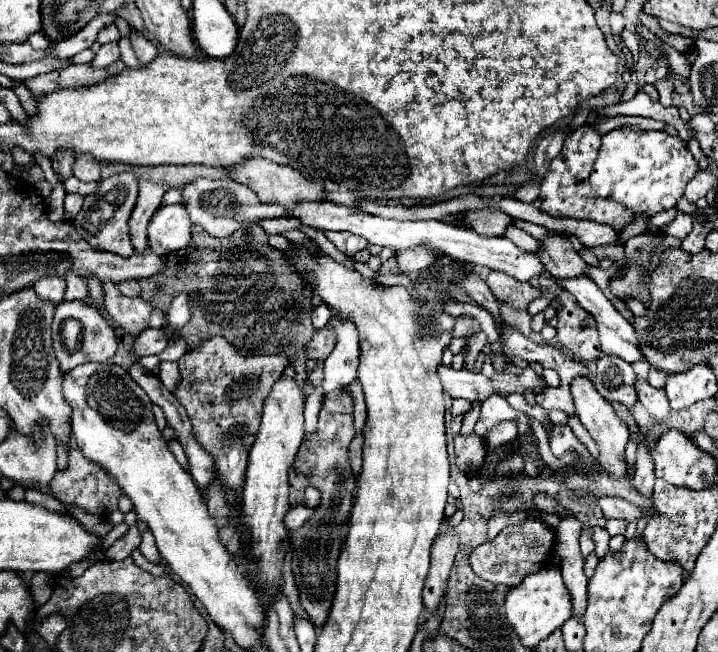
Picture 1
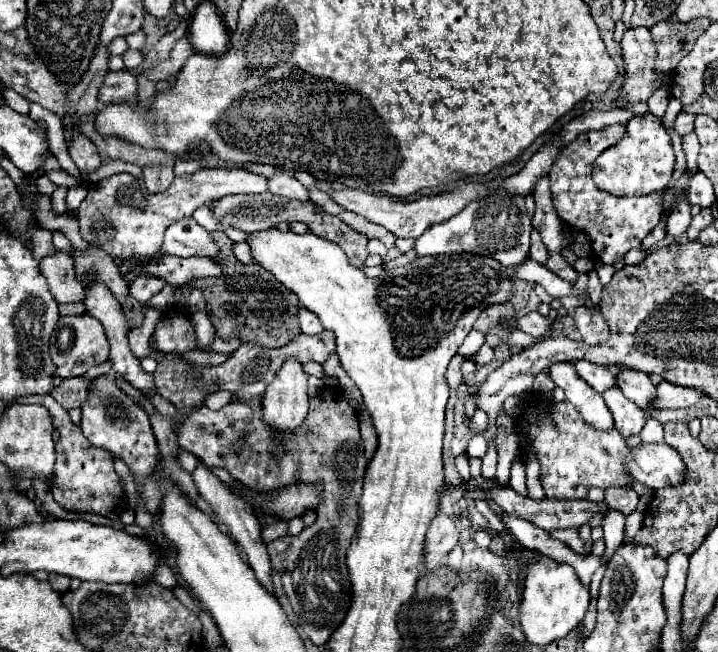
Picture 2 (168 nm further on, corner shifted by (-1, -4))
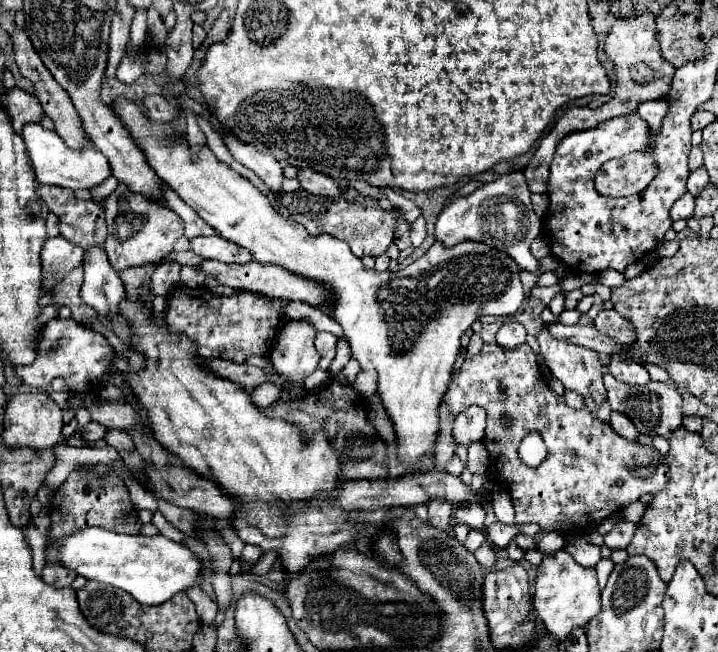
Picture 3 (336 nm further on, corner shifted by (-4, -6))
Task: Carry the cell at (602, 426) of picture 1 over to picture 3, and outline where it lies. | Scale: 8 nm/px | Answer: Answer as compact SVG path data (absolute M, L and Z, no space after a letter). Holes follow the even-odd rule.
M543 326L541 332L537 334L537 340L541 344L541 356L545 358L547 368L555 378L559 378L565 386L565 390L575 390L585 398L585 406L603 422L607 422L611 408L607 406L607 394L603 386L603 374L607 372L605 364L601 362L599 352L587 350L585 346L575 346L571 342L563 342L561 338L551 338L549 330Z

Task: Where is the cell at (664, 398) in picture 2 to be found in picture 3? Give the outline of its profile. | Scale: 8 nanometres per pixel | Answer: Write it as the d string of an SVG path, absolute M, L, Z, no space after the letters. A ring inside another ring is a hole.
M611 374L603 376L607 388L607 402L611 410L617 410L631 418L635 428L647 436L671 438L671 434L683 424L683 398L671 382L647 382L643 386L627 386L625 382L615 380Z

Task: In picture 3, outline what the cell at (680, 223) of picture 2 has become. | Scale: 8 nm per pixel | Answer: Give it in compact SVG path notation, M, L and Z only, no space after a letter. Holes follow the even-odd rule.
M683 194L681 198L677 198L671 206L671 218L673 220L687 220L689 216L693 216L693 206L695 206L695 198L691 198L691 194Z

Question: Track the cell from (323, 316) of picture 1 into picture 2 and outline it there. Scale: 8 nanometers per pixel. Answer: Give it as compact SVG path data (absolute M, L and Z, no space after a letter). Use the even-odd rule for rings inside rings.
M300 308L298 318L300 318L300 328L304 334L320 334L322 332L320 320L316 320L316 316L312 316L312 312L308 312L306 308Z

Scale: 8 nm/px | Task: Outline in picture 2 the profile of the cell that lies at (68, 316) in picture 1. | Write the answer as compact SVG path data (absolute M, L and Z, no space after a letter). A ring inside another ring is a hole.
M88 314L62 316L58 320L58 326L52 332L52 340L50 340L50 352L52 352L52 360L56 364L56 376L62 376L62 378L78 376L78 364L98 366L98 364L106 362L108 350L110 350L110 344L108 344L102 324L94 316L88 316Z

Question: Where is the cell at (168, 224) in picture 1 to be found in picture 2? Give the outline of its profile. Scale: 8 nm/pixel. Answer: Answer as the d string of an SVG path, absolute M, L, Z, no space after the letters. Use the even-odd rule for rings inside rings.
M184 218L168 226L168 232L164 234L162 254L182 256L182 258L190 256L212 258L218 254L218 248L202 226L198 226L192 218Z

